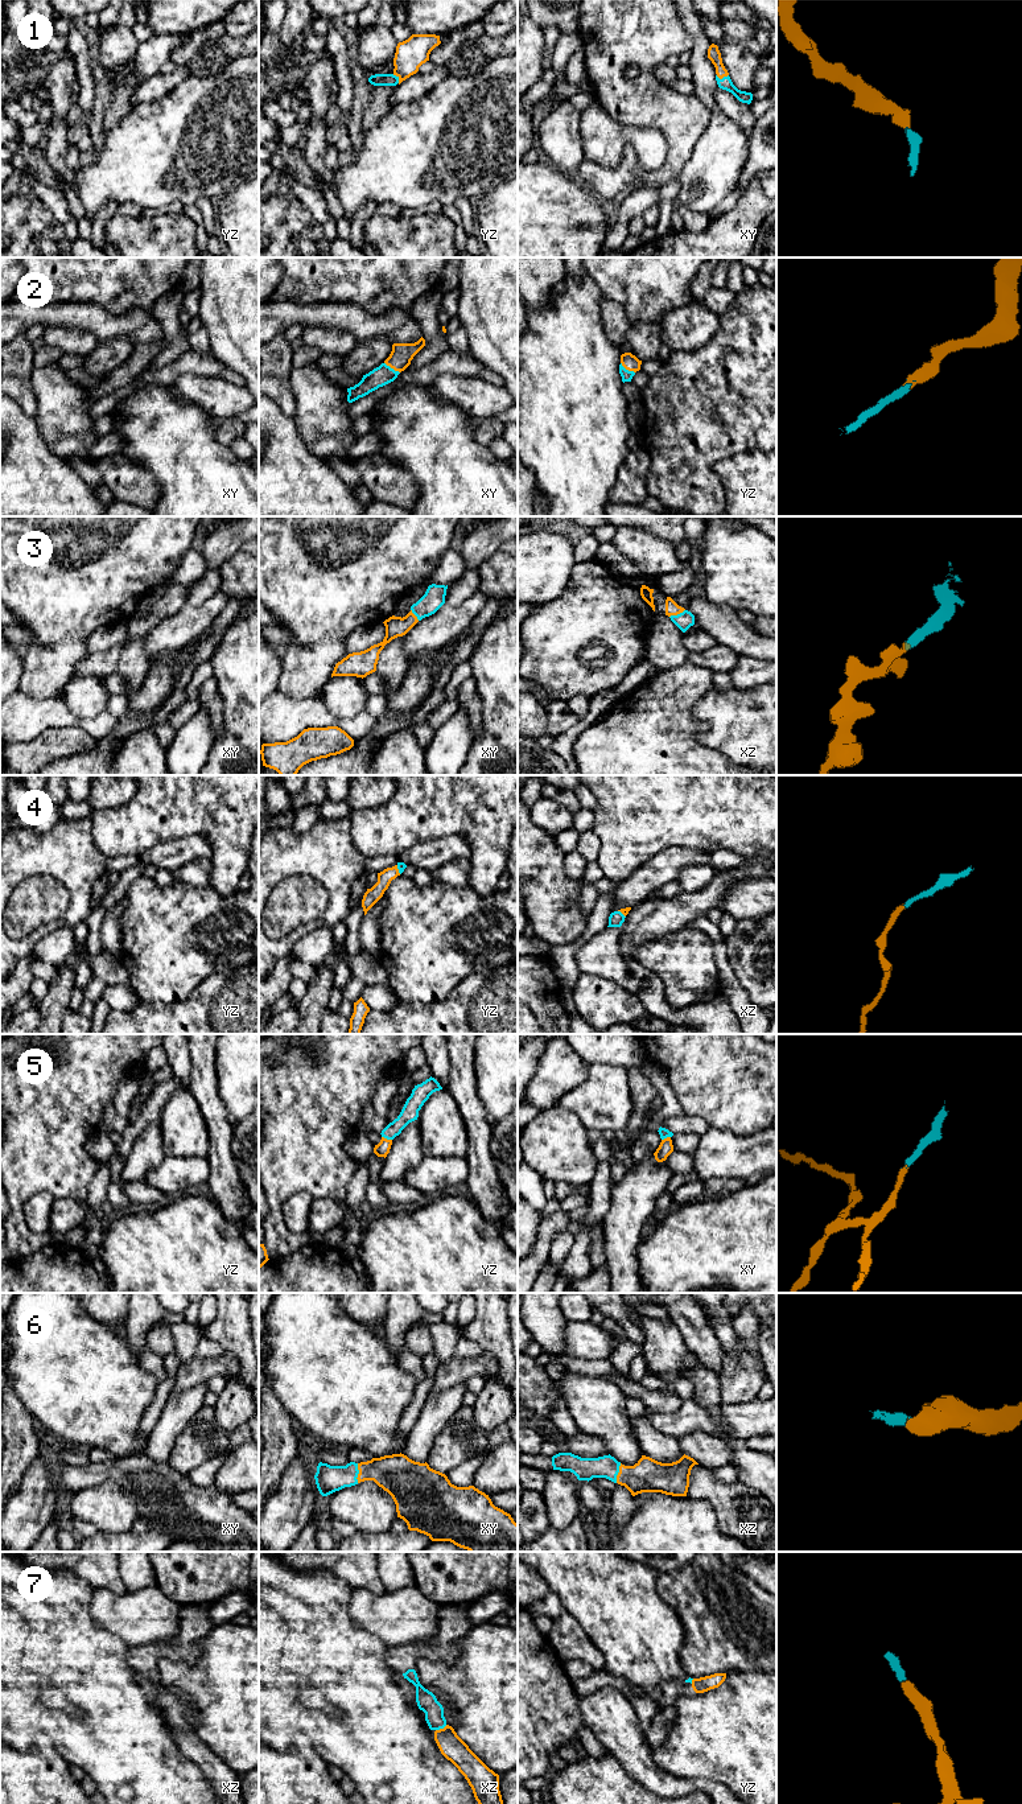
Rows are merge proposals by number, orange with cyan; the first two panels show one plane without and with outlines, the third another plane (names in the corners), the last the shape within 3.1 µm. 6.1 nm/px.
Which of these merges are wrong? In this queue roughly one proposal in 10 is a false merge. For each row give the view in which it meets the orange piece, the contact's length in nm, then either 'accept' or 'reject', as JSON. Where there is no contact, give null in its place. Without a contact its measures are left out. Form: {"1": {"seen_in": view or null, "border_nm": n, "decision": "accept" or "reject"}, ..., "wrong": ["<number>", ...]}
{"1": {"seen_in": "xy", "border_nm": 80, "decision": "accept"}, "2": {"seen_in": "xy", "border_nm": 120, "decision": "accept"}, "3": {"seen_in": "xz", "border_nm": 110, "decision": "accept"}, "4": {"seen_in": "yz", "border_nm": 60, "decision": "accept"}, "5": {"seen_in": "yz", "border_nm": 70, "decision": "accept"}, "6": {"seen_in": "xy", "border_nm": 120, "decision": "accept"}, "7": {"seen_in": "xz", "border_nm": 80, "decision": "accept"}, "wrong": []}

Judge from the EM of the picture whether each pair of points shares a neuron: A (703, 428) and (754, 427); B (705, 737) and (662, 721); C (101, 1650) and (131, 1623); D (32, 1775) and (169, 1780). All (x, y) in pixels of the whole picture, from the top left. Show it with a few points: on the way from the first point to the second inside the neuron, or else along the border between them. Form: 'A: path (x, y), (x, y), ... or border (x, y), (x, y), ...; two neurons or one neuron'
A: path (716, 427), (741, 427); one neuron
B: border (695, 704), (699, 740), (722, 754); two neurons
C: border (93, 1617), (101, 1626), (118, 1635), (130, 1646); two neurons
D: border (42, 1754), (50, 1765), (64, 1765), (69, 1770); two neurons

